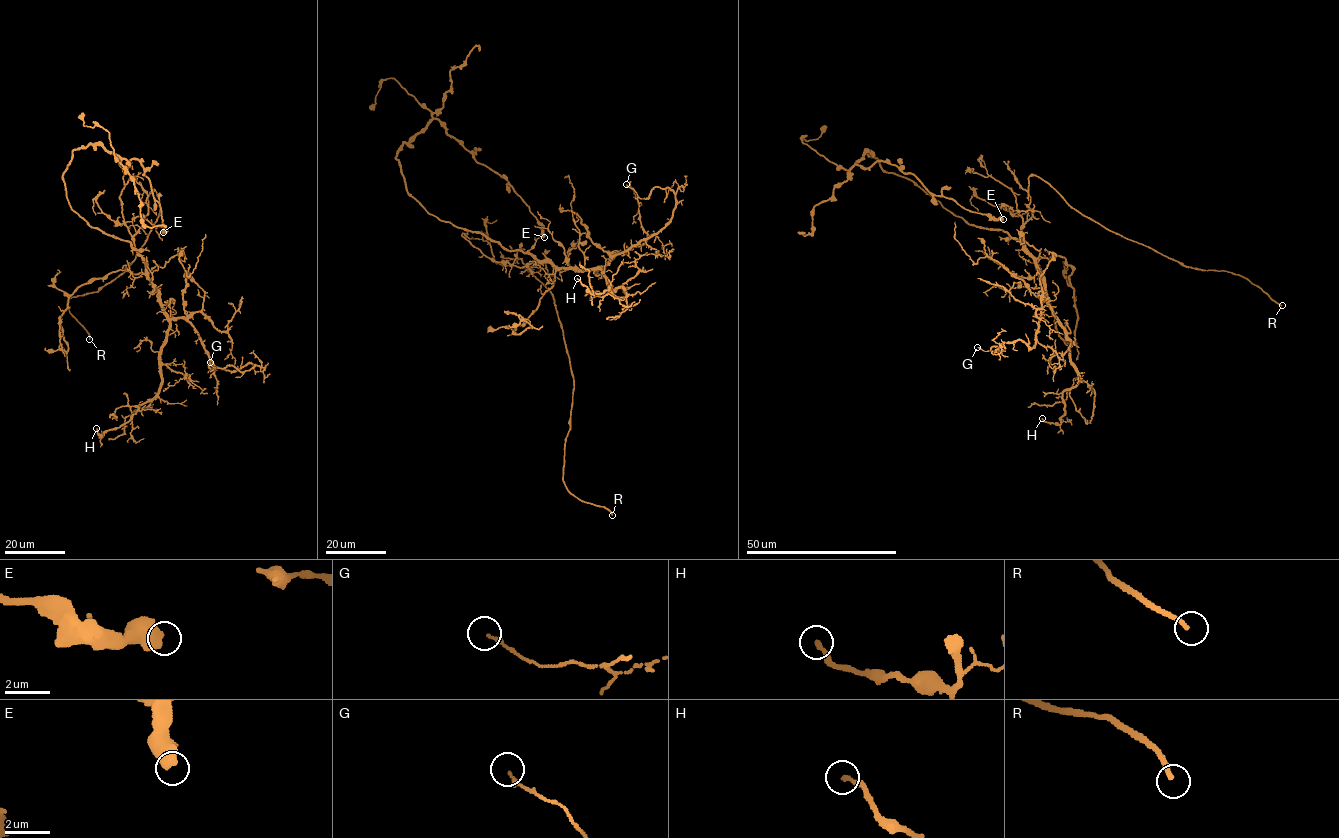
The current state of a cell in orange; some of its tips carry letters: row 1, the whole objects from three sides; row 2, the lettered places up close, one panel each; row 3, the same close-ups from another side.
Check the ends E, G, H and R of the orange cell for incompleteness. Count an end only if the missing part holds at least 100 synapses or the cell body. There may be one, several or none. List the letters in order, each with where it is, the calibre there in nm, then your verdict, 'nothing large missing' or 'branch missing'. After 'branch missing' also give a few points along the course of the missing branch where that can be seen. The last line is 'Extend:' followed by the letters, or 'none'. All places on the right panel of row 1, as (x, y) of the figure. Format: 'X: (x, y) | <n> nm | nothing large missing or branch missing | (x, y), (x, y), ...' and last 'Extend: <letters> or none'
E: (1003, 219) | 700 nm | nothing large missing
G: (977, 347) | 180 nm | nothing large missing
H: (1042, 418) | 240 nm | nothing large missing
R: (1282, 305) | 200 nm | branch missing | (1282, 305), (1312, 317), (1337, 333)
Extend: R

